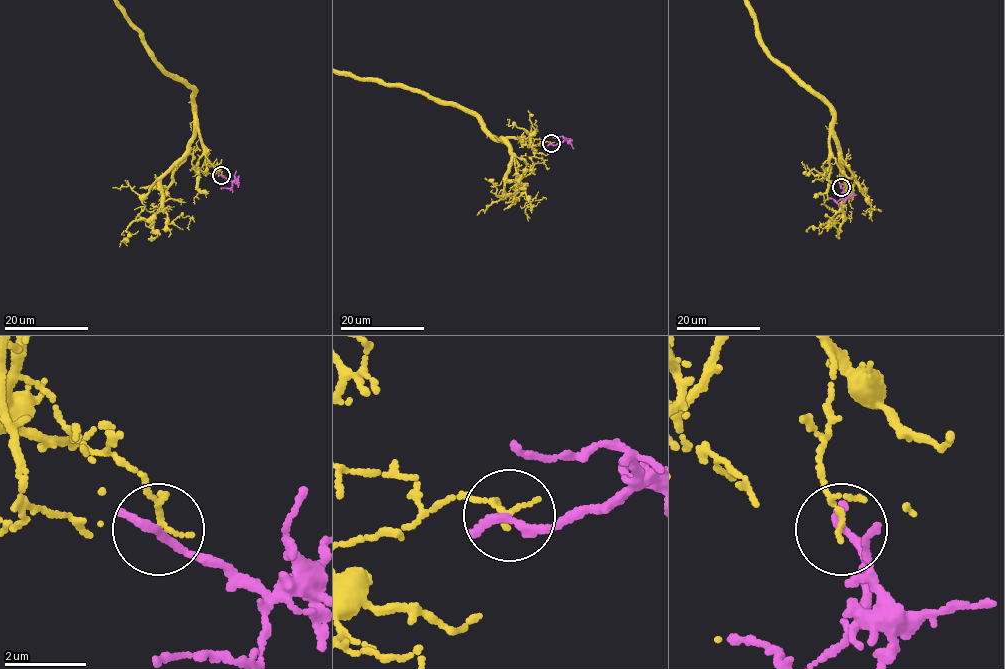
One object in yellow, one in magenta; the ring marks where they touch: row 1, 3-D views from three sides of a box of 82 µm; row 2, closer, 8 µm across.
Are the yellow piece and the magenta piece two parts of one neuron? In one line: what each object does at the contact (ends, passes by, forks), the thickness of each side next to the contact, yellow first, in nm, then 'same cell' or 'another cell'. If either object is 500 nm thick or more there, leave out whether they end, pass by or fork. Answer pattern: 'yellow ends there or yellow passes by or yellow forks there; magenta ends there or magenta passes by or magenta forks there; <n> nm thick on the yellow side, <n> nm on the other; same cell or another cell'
yellow passes by; magenta ends there; 100 nm thick on the yellow side, 280 nm on the other; another cell

